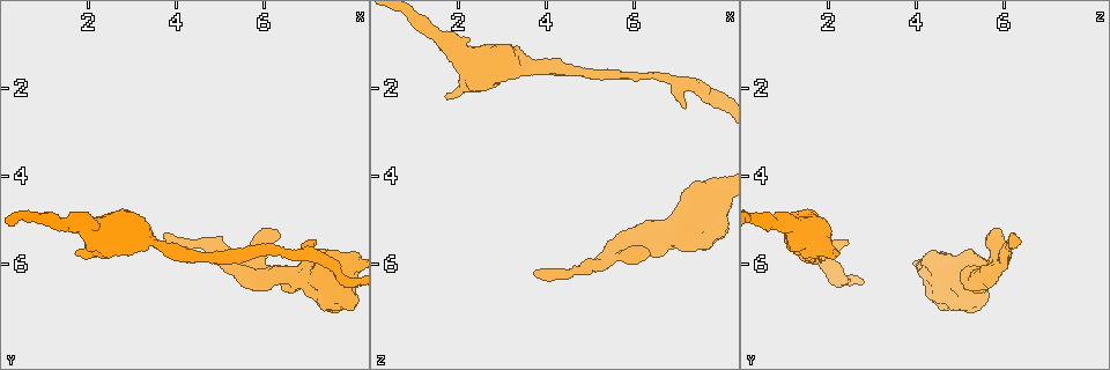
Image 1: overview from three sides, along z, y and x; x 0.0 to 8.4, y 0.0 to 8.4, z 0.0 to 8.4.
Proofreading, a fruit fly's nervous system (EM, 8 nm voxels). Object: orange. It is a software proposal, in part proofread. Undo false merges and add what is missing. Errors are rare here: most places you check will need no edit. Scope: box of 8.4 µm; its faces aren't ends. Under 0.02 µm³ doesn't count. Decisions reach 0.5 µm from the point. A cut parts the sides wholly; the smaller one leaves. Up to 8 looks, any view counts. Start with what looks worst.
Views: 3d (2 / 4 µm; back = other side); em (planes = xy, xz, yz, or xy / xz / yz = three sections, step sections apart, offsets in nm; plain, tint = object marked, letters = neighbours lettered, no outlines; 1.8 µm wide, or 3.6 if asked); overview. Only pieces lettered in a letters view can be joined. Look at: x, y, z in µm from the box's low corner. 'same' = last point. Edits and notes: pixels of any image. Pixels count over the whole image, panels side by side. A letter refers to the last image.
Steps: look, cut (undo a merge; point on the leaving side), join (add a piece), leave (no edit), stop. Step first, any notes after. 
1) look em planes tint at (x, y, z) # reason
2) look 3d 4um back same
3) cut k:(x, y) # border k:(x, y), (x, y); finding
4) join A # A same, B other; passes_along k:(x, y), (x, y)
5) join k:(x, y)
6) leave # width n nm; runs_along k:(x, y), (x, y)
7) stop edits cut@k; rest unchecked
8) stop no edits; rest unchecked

look em 3.6um planes tint at (5.90, 6.15, 5.65) # calibre changes

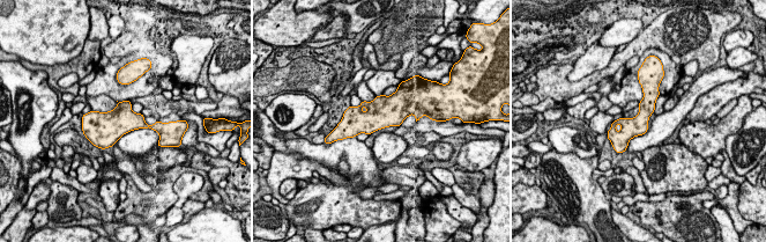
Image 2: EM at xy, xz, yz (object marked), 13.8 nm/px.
look em 3.6um planes letters same

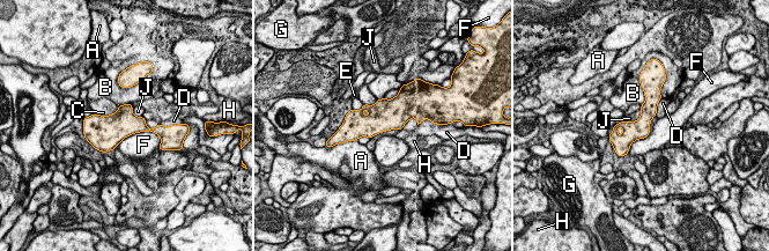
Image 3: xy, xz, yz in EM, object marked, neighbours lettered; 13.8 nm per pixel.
leave # width 260 nm; A other, B other, C other, D other, E other, F other, G other, H other, J other; continuous, no second cell

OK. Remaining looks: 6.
look em planes letters at (7.40, 6.15, 4.70) # abrupt turn

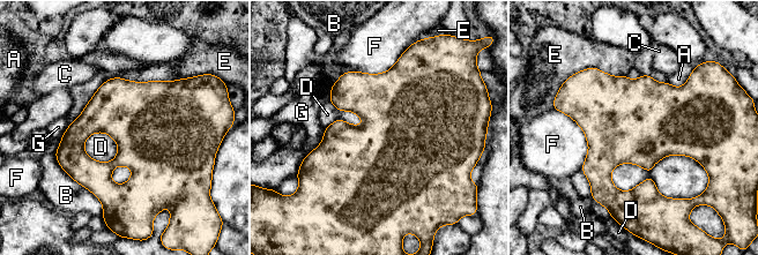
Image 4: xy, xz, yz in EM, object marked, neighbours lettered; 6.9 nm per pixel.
leave # width 480 nm; A other, B other, C other, D other, E other, F other, G other; border 4:(83, 142), (97, 160), (118, 152); one cell here

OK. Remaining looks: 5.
look em yz step 16 tint at (1.80, 5.85, 2.25) # thick end

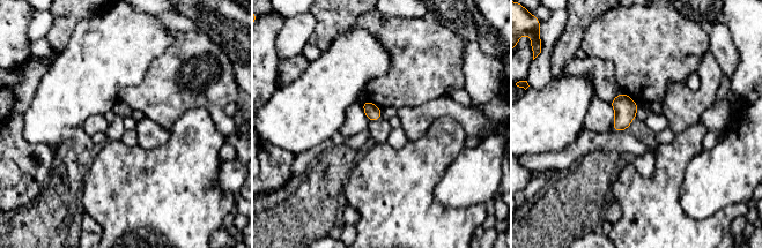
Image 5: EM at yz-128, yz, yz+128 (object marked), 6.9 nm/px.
look em planes tint same

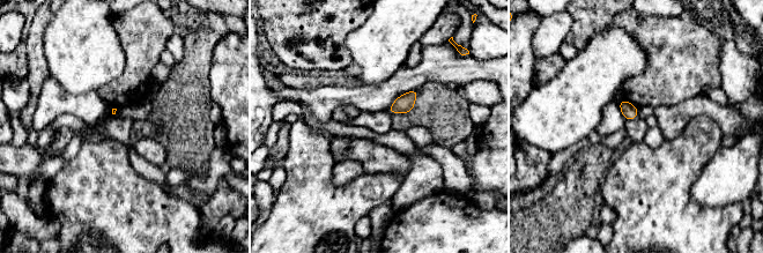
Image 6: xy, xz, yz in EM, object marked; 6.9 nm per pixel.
look em planes letters same

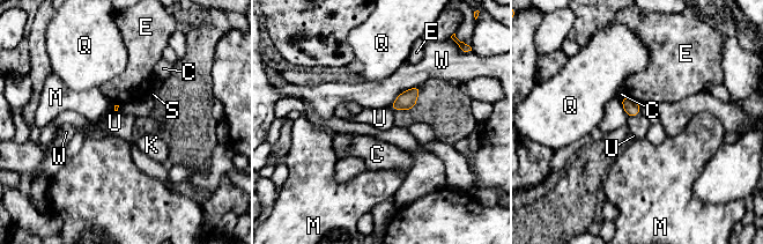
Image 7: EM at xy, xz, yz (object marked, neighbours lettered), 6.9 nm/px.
leave # C other, E other, K other, M other, Q other, S other, U other, W other; no lettered piece goes on from it

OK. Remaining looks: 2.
stop no edits; rest unchecked

